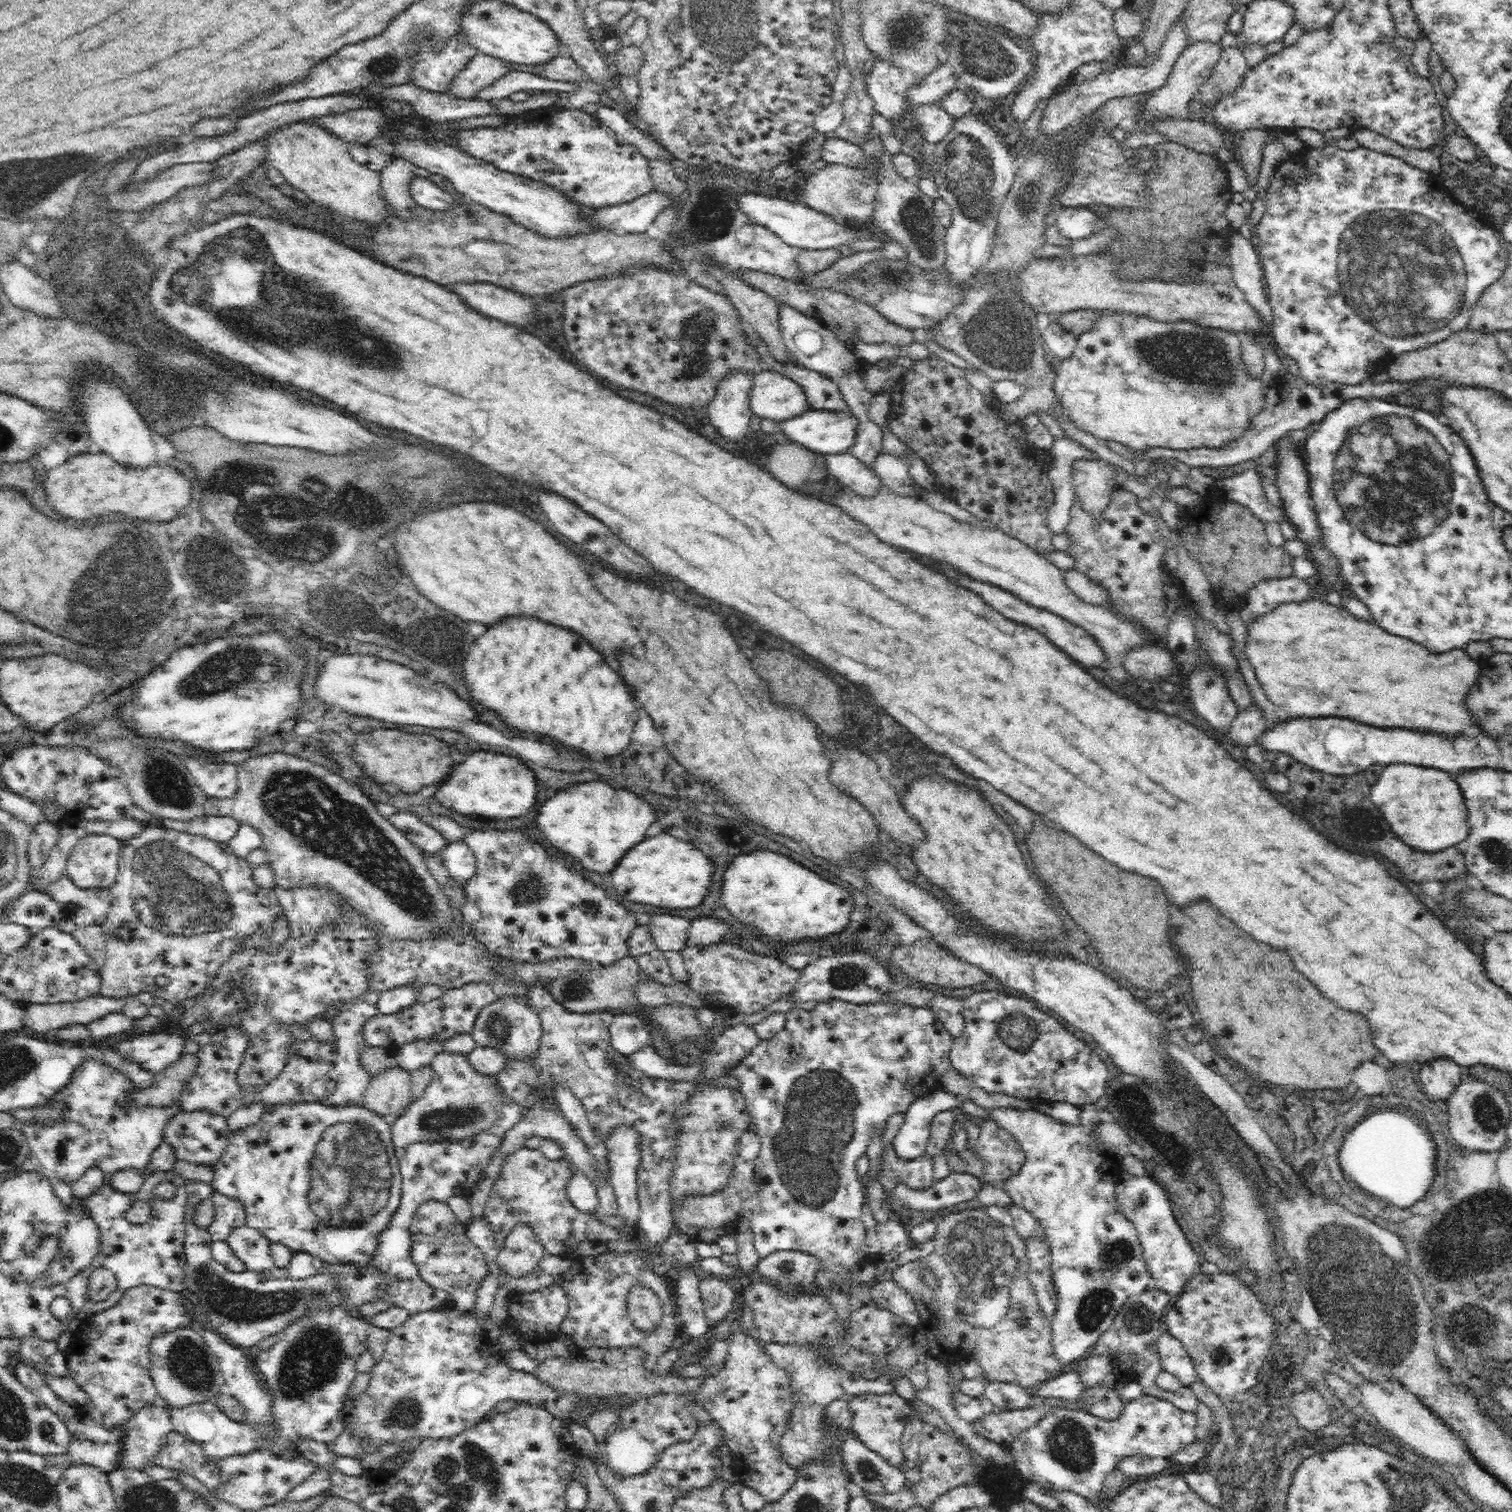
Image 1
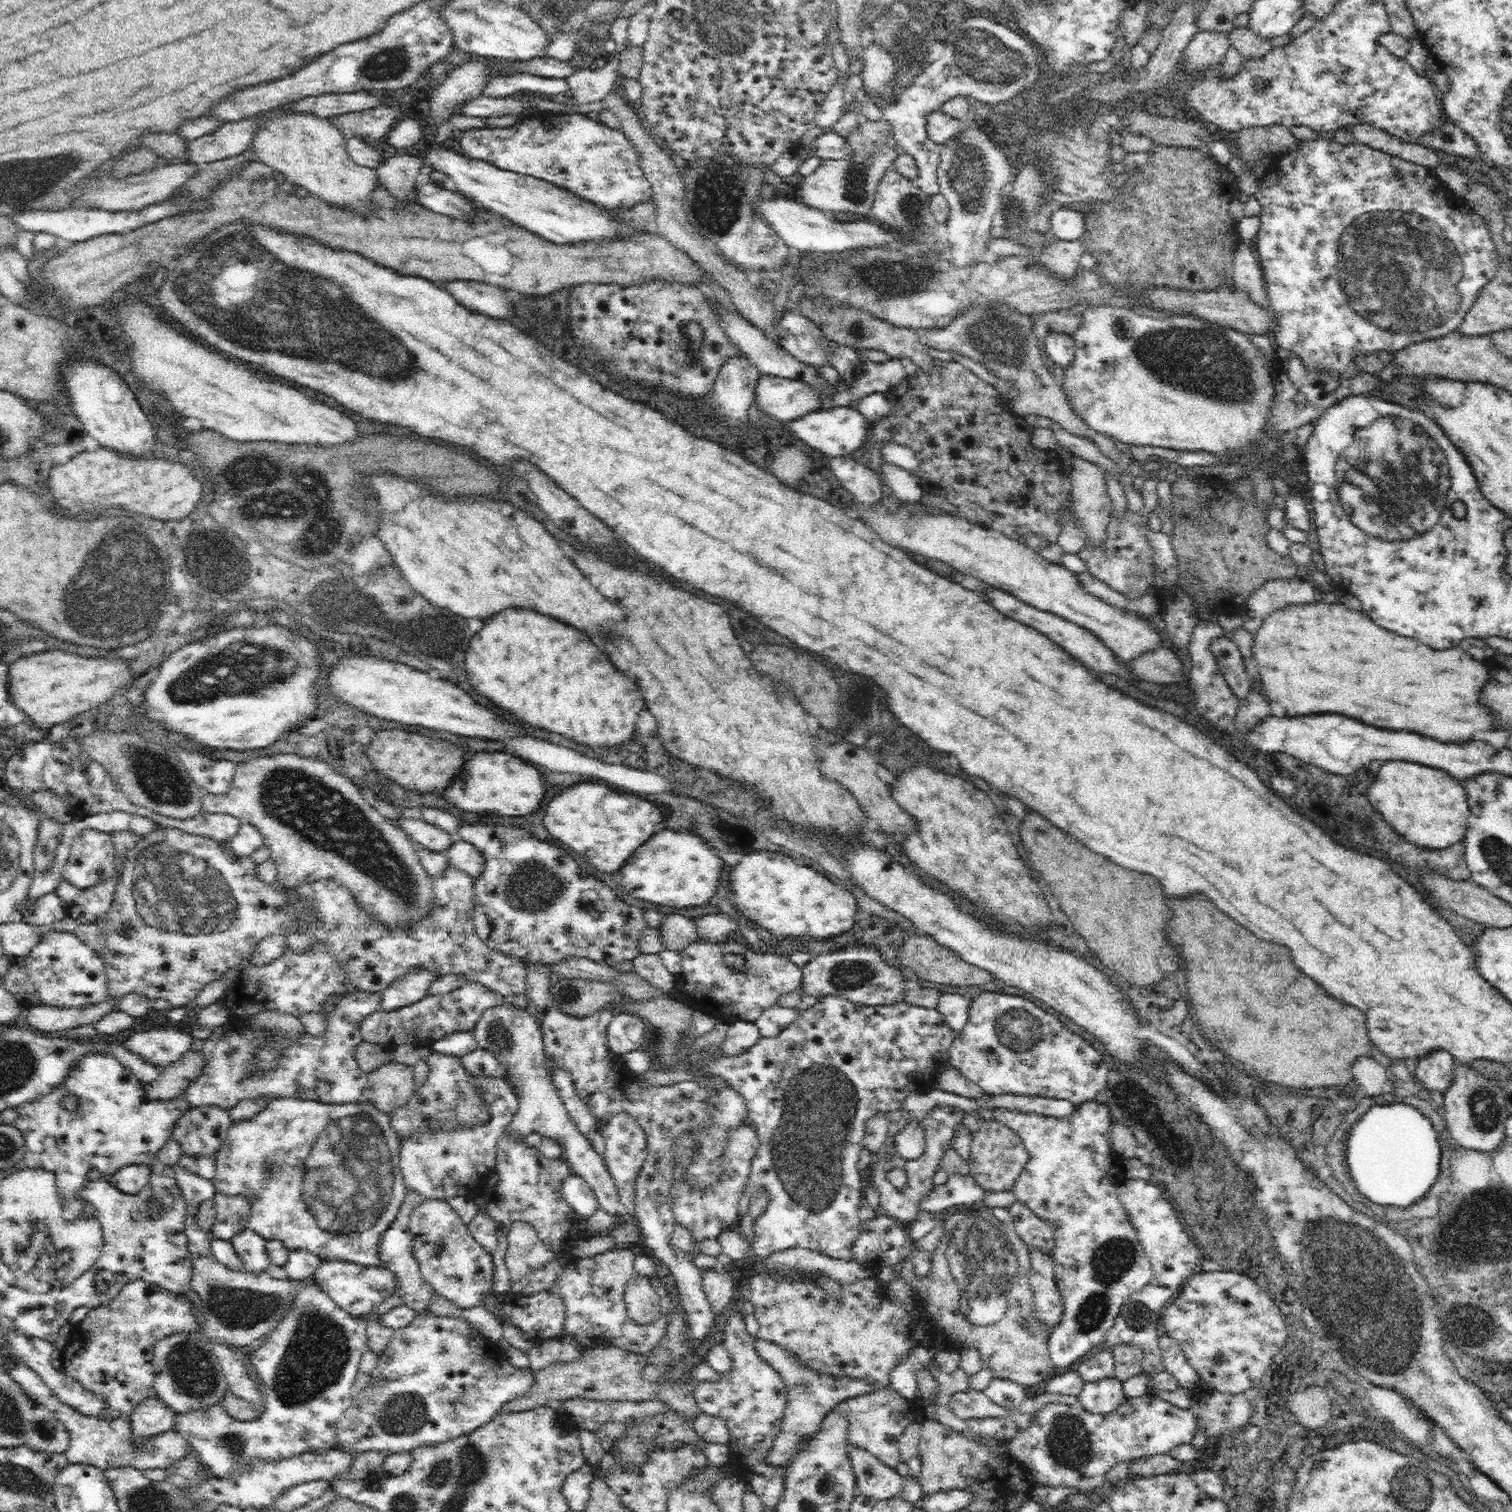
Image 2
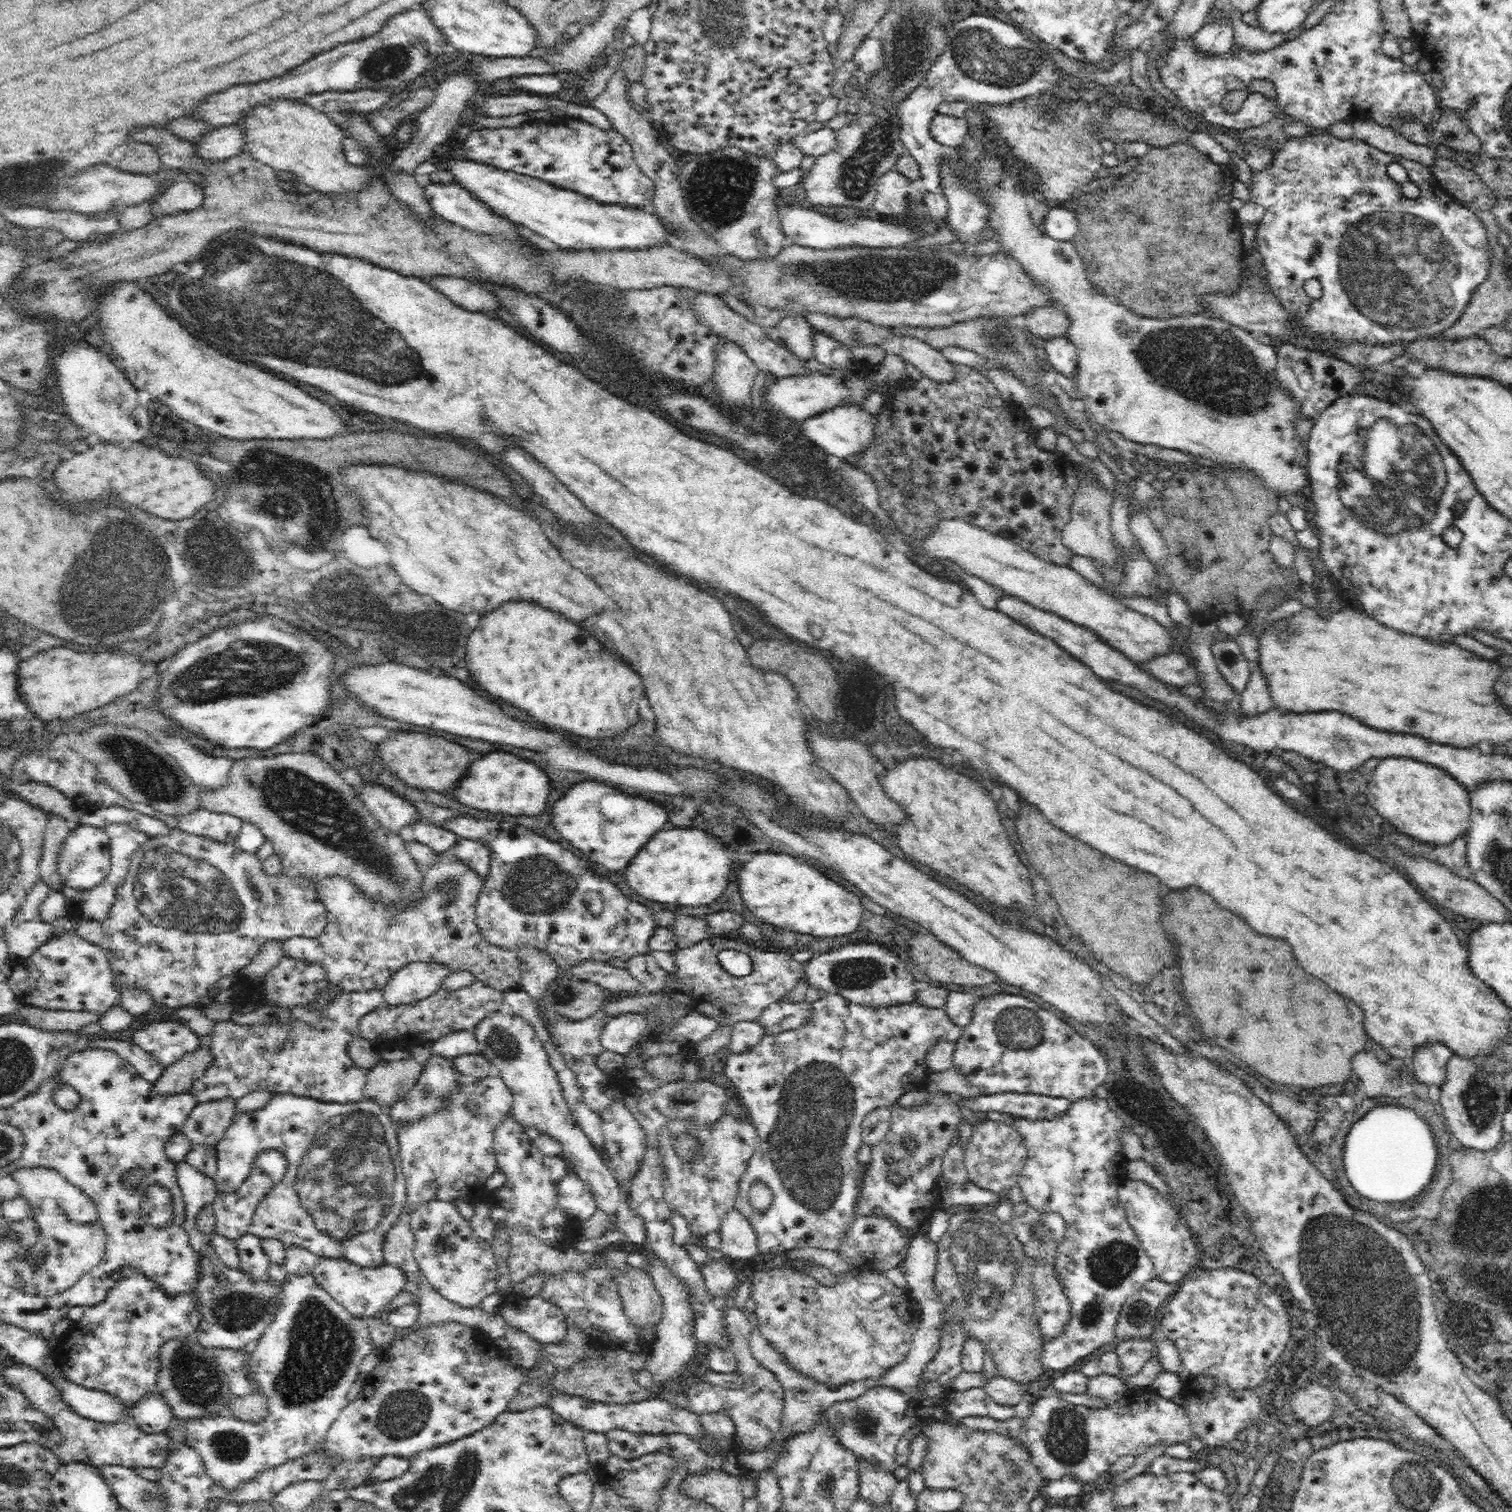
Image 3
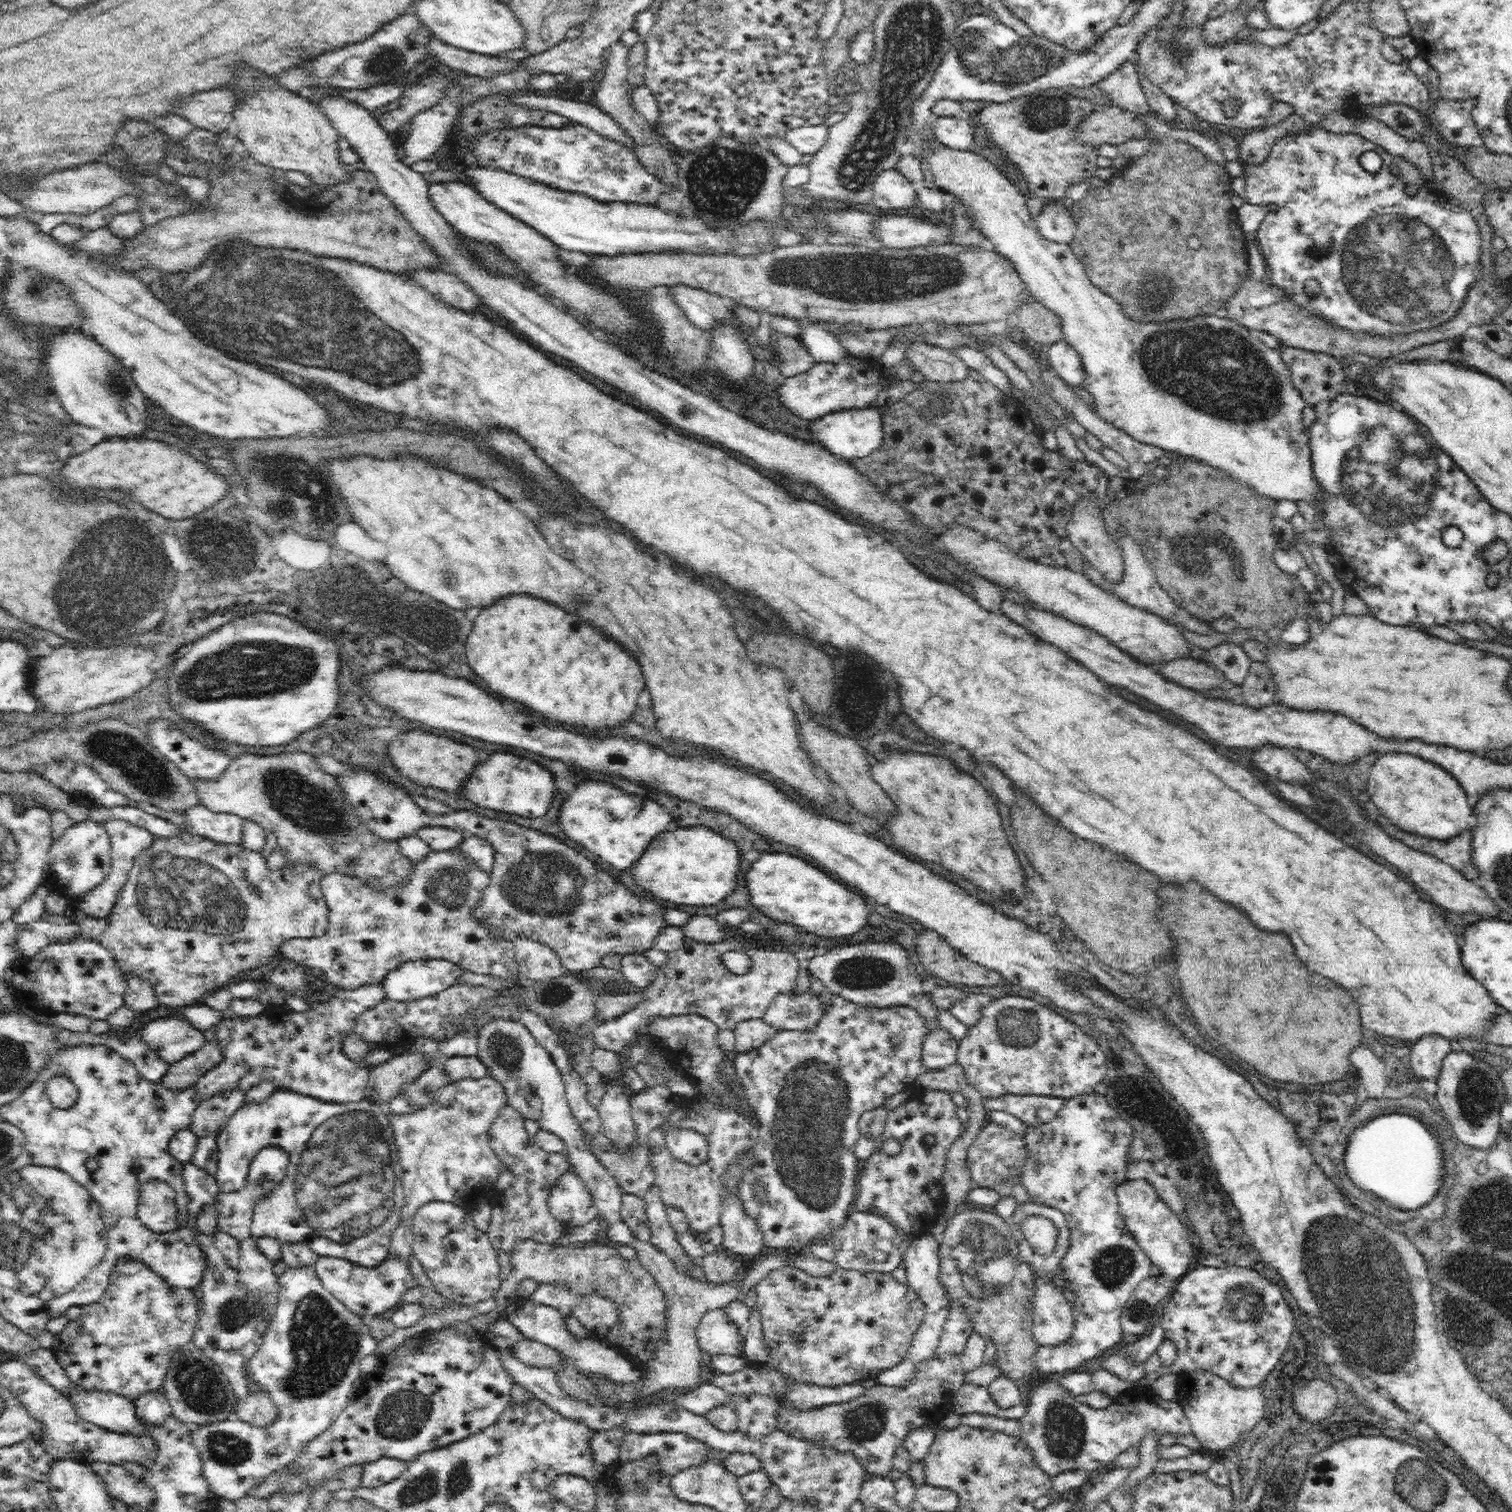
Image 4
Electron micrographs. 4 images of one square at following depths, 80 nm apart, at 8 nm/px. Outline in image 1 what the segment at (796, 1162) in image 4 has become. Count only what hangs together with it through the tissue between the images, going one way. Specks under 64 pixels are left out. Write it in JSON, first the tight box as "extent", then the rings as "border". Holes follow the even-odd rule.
{"extent":[732,999,955,1293],"border":[[[830,999],[818,1003],[815,1009],[811,1011],[793,1007],[783,1015],[784,1028],[772,1038],[760,1041],[753,1053],[748,1055],[732,1074],[739,1080],[739,1092],[745,1097],[748,1112],[752,1115],[753,1129],[761,1140],[761,1149],[755,1162],[756,1176],[761,1187],[753,1197],[744,1202],[739,1218],[748,1221],[748,1227],[750,1227],[754,1237],[754,1246],[761,1259],[781,1250],[806,1253],[816,1257],[816,1261],[818,1261],[814,1293],[826,1290],[826,1288],[835,1290],[841,1288],[849,1291],[856,1287],[856,1283],[852,1282],[854,1280],[852,1272],[856,1272],[860,1266],[866,1263],[863,1246],[867,1241],[867,1230],[860,1217],[867,1200],[854,1164],[861,1156],[866,1154],[867,1148],[874,1139],[882,1140],[888,1121],[891,1120],[892,1116],[898,1113],[904,1114],[914,1101],[926,1098],[926,1096],[930,1096],[930,1094],[934,1094],[942,1088],[942,1078],[947,1074],[948,1069],[952,1068],[949,1054],[955,1038],[946,1033],[944,1028],[941,1028],[940,1021],[934,1018],[934,1015],[926,1007],[899,1005],[895,1000],[894,1003],[884,1000],[852,1003],[840,999]]]}

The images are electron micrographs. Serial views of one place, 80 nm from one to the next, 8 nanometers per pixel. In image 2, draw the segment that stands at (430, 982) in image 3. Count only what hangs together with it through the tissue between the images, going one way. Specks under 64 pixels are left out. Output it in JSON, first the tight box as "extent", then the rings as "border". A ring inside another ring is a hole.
{"extent":[379,971,434,1013],"border":[[[412,971],[392,986],[380,992],[379,1010],[386,1013],[397,1011],[428,996],[427,990],[434,977],[426,971]]]}

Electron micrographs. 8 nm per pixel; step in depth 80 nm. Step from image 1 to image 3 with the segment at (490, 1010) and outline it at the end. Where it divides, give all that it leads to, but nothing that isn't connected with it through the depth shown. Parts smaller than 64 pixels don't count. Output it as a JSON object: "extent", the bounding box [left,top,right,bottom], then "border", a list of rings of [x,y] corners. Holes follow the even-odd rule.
{"extent":[473,1007,623,1218],"border":[[[503,1007],[501,1010],[488,1012],[475,1026],[473,1033],[478,1040],[478,1051],[488,1055],[495,1066],[495,1072],[503,1076],[515,1095],[515,1104],[510,1114],[513,1124],[520,1125],[524,1130],[534,1128],[542,1135],[555,1138],[562,1147],[560,1156],[564,1157],[569,1172],[579,1175],[585,1182],[594,1195],[597,1208],[614,1218],[623,1201],[620,1187],[607,1163],[604,1163],[602,1153],[596,1150],[570,1114],[534,1023],[524,1018],[524,1015],[507,1011]]]}

